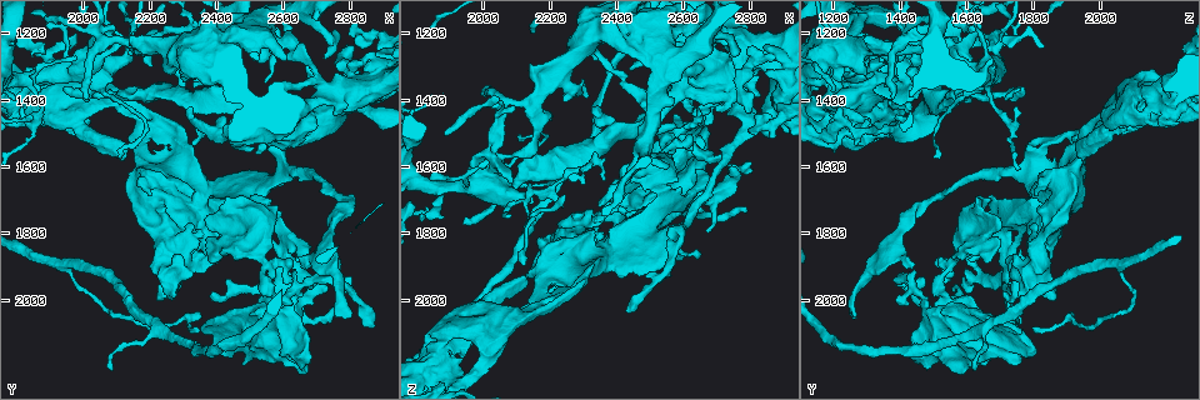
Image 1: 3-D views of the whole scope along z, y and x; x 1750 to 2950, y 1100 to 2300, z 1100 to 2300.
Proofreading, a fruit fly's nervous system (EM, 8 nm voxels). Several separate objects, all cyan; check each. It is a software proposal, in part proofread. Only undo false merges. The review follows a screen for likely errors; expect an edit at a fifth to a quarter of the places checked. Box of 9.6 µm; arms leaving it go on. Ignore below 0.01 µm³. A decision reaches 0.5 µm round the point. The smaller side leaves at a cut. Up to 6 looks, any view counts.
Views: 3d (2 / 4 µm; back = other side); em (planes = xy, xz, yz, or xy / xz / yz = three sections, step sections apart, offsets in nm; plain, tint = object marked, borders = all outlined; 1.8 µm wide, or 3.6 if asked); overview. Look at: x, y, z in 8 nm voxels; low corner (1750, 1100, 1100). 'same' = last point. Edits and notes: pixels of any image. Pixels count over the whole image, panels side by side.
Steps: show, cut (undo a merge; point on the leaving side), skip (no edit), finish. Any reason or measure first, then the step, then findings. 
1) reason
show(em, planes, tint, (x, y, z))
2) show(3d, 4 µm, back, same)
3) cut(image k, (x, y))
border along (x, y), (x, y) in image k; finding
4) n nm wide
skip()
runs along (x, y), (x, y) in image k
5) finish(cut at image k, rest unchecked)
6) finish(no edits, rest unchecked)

three-way junction
show(em, planes, tint, (2720, 1820, 1390))

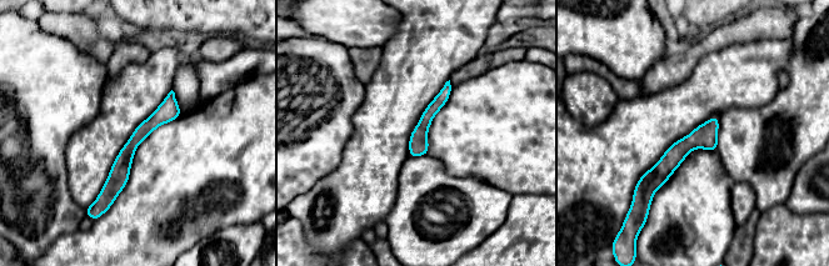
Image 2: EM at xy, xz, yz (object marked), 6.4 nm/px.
skip()
all the same neuron

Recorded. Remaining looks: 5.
four or more arms meet
show(em, yz, step 16, tint, (2590, 2010, 1540))

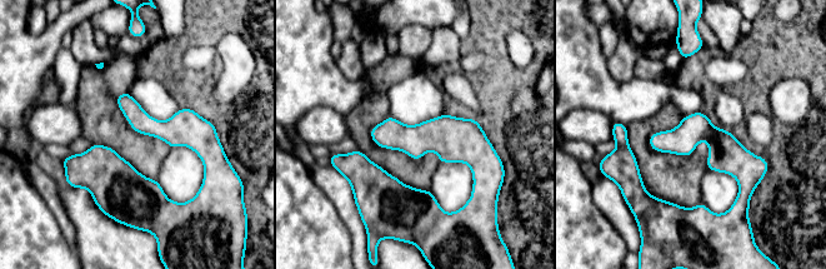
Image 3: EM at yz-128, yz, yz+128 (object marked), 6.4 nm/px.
show(em, planes, tint, same)

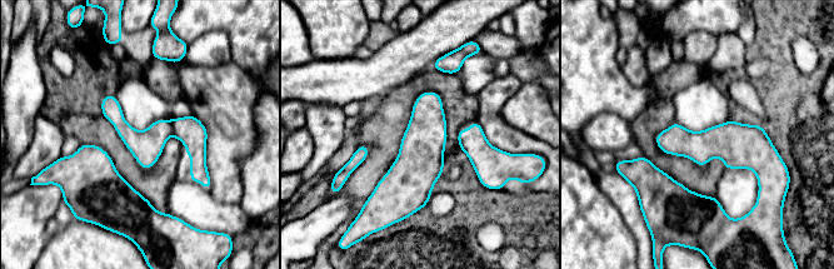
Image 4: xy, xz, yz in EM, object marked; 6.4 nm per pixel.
skip()
runs along (104, 101), (133, 135), (178, 130), (204, 178) in image 4; continuous, no second neuron

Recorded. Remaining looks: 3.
sharp bend
show(3d, 4 µm, (2590, 1530, 1800))

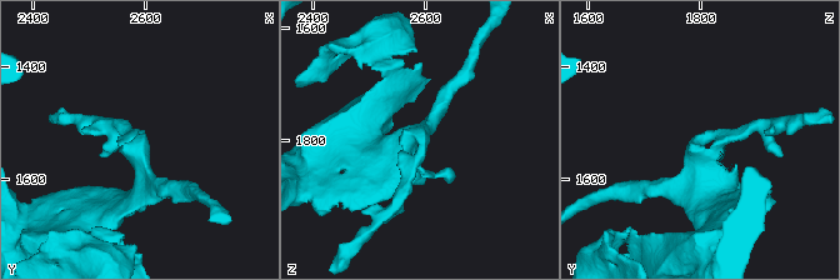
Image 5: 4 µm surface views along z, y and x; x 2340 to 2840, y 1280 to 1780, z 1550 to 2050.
show(em, planes, tint, (2590, 1530, 1805))

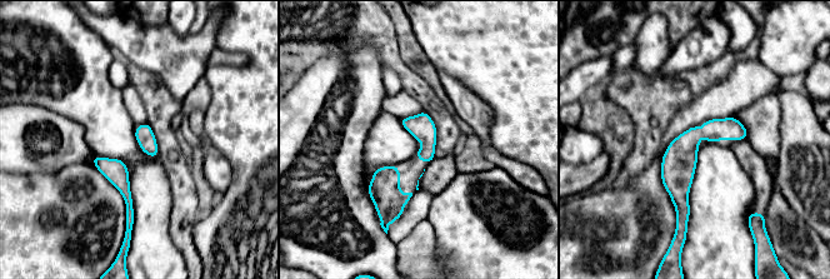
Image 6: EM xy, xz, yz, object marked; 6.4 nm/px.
skip()
runs along (733, 120), (683, 150), (685, 214) in image 6; one neuron here

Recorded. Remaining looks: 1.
finish(no edits, rest unchecked)

